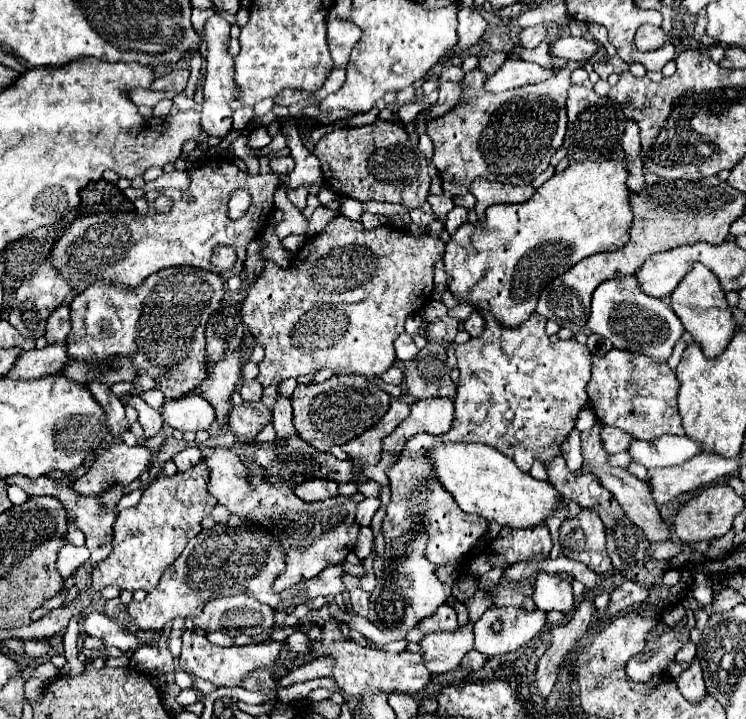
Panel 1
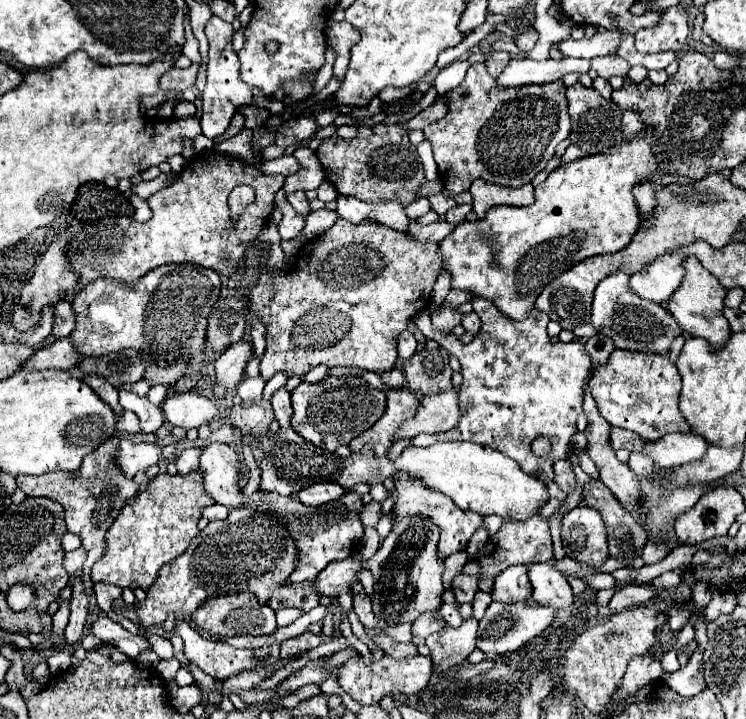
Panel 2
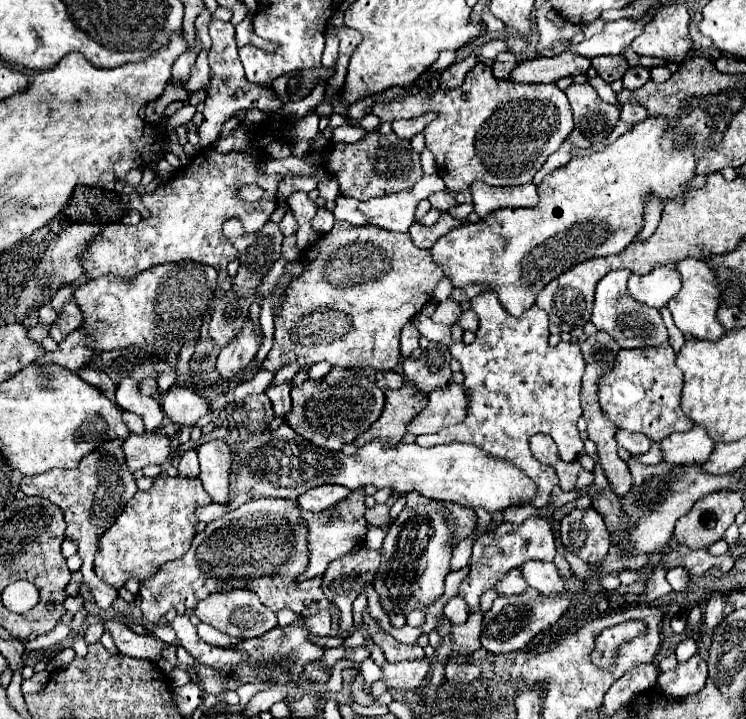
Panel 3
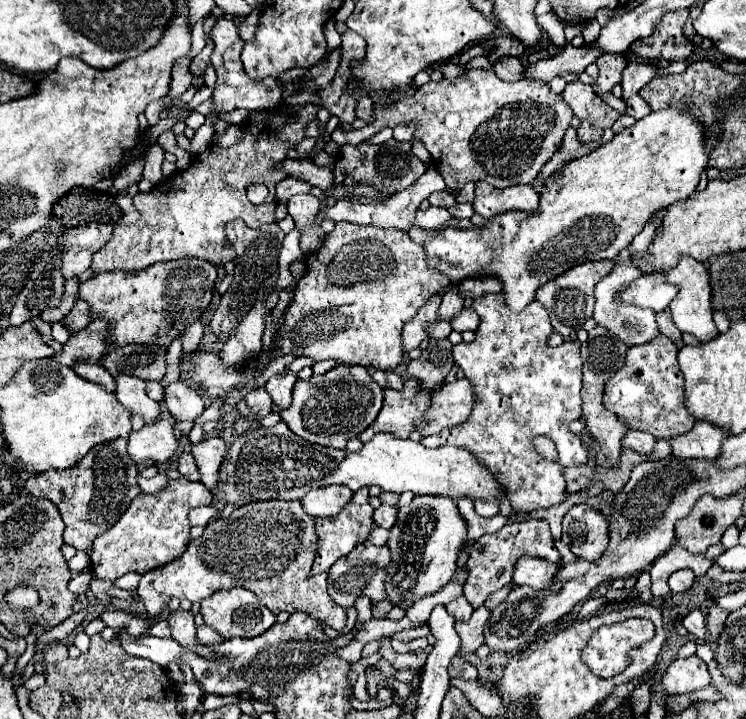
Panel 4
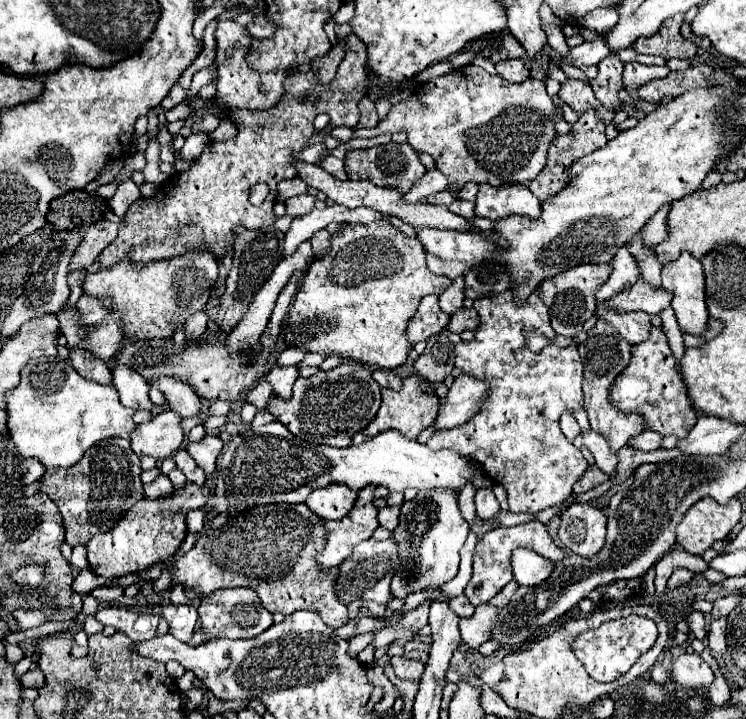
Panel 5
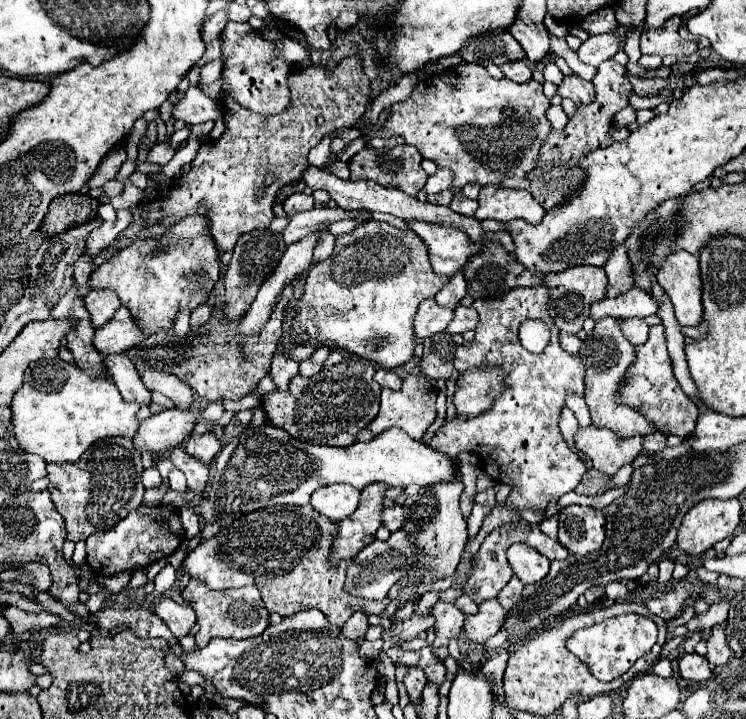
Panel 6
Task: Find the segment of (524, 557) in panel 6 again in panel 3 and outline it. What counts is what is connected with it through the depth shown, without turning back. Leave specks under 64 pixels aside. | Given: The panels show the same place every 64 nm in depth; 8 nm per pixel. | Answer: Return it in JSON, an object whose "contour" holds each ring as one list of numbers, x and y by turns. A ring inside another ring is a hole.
{"contour":[[530,560,528,564,522,564,522,576,542,596,566,596,568,594,568,588,562,576,558,574,558,568,554,562]]}

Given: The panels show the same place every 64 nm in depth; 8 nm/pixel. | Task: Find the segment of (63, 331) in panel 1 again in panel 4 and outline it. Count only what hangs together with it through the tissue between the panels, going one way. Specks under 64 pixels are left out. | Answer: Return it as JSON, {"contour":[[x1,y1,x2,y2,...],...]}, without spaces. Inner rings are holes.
{"contour":[[76,300,72,310,62,320,62,324,68,332,76,332,80,328,86,328,90,322,92,322,92,318,88,312,88,304,84,304,84,300]]}

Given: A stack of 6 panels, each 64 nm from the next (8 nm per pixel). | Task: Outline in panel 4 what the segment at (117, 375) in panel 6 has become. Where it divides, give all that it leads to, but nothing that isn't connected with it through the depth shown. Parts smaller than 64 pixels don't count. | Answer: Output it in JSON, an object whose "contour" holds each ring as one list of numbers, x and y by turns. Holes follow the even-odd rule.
{"contour":[[122,374,116,378,116,398,132,414,142,416,146,424,154,424,160,416,160,404,146,396,144,386,144,380,136,380,134,376]]}

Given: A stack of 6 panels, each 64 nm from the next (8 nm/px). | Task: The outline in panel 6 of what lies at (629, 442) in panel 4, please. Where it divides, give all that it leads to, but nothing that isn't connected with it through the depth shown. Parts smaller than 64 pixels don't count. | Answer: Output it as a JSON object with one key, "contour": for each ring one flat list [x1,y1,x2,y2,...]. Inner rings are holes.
{"contour":[[652,432,644,436,644,450,660,452,662,448,666,448,666,436,662,432]]}

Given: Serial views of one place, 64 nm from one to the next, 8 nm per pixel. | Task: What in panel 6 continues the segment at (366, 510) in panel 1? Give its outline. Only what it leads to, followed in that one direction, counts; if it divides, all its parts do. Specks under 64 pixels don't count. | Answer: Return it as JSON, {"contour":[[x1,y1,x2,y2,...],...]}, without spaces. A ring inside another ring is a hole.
{"contour":[[390,506,382,512,382,524,390,530,390,532,396,532,402,528,404,524,404,512,402,512,402,506]]}

